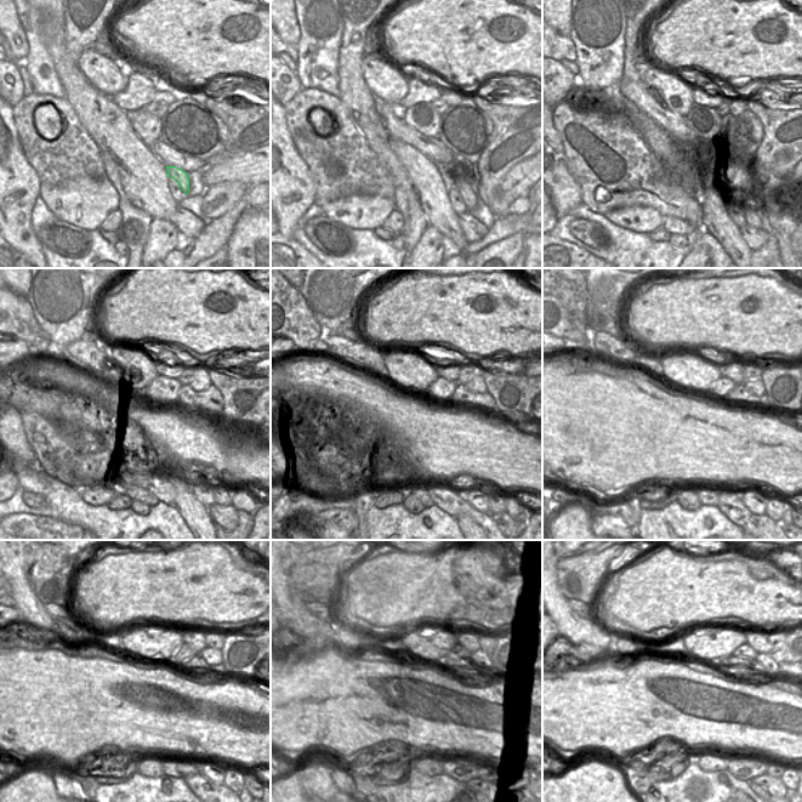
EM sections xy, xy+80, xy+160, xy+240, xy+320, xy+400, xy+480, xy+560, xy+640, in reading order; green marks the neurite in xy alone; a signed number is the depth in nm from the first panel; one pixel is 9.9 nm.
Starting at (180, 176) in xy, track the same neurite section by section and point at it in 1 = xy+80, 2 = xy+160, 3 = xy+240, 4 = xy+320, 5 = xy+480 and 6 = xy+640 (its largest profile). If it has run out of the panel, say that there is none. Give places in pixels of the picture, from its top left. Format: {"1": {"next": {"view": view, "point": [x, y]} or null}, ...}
{"1": {"next": {"view": "xy+80", "point": [466, 188]}}, "2": {"next": {"view": "xy+160", "point": [752, 217]}}, "3": {"next": {"view": "xy+240", "point": [222, 495]}}, "4": {"next": {"view": "xy+320", "point": [496, 502]}}, "5": {"next": {"view": "xy+480", "point": [234, 779]}}, "6": {"next": {"view": "xy+640", "point": [789, 777]}}}

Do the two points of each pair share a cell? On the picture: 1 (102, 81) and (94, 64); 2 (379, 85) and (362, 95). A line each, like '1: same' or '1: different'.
1: same
2: different

